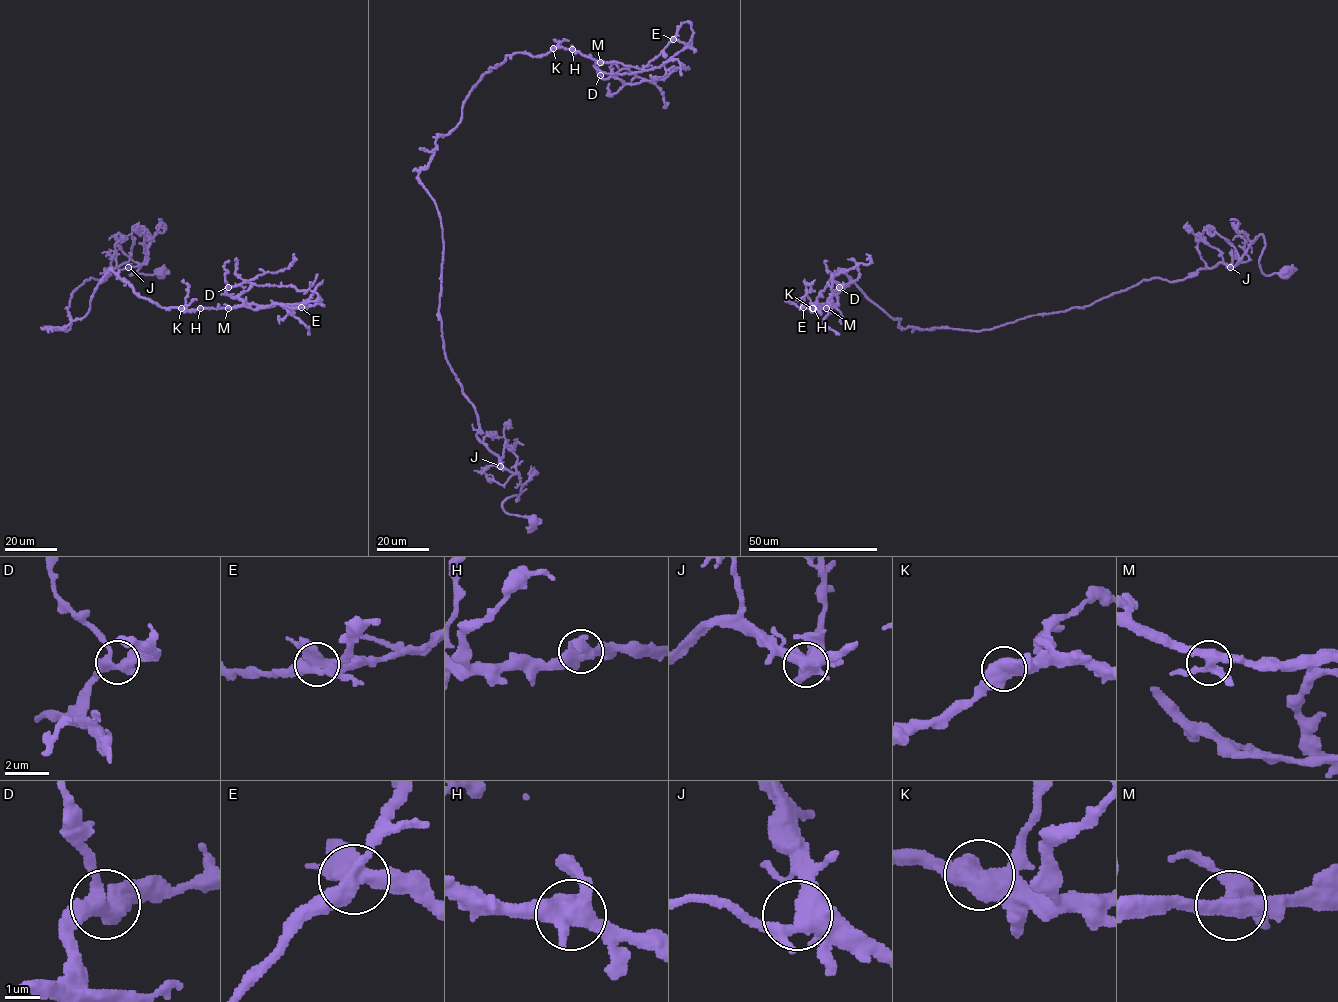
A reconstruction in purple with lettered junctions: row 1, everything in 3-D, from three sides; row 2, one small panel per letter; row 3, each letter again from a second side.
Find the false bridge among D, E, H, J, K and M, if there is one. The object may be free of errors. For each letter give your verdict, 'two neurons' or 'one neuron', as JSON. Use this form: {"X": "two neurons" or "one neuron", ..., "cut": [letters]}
{"D": "one neuron", "E": "two neurons", "H": "one neuron", "J": "one neuron", "K": "one neuron", "M": "one neuron", "cut": ["E"]}

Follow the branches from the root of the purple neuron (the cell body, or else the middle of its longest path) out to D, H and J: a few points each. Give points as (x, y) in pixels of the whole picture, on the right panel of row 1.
D: (1284, 272), (1262, 271), (1260, 234), (1234, 266), (981, 330), (902, 328), (842, 270), (811, 310), (839, 287)
H: (1284, 272), (1262, 271), (1260, 234), (1234, 266), (1143, 280), (990, 329), (902, 328), (842, 270), (813, 308)
J: (1284, 272), (1265, 275), (1262, 271), (1259, 259), (1265, 243), (1261, 234), (1230, 267)

